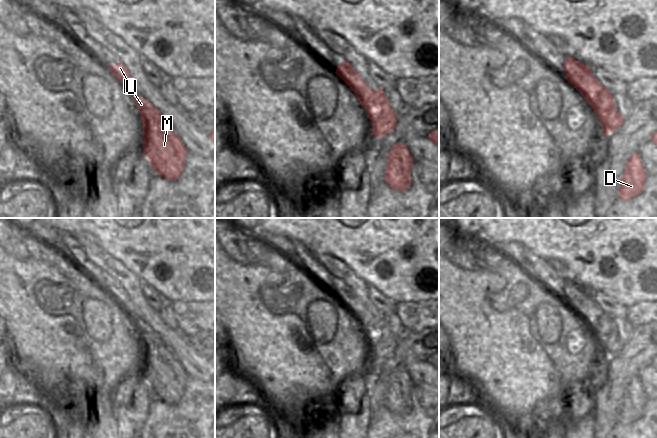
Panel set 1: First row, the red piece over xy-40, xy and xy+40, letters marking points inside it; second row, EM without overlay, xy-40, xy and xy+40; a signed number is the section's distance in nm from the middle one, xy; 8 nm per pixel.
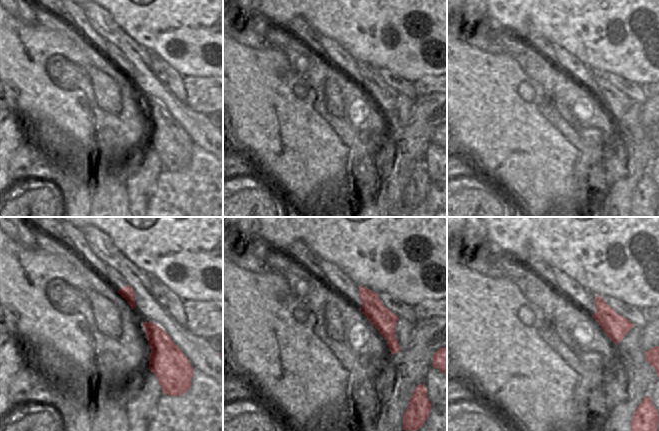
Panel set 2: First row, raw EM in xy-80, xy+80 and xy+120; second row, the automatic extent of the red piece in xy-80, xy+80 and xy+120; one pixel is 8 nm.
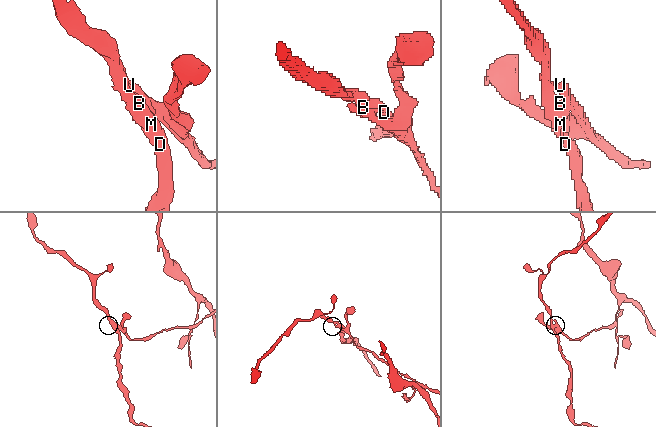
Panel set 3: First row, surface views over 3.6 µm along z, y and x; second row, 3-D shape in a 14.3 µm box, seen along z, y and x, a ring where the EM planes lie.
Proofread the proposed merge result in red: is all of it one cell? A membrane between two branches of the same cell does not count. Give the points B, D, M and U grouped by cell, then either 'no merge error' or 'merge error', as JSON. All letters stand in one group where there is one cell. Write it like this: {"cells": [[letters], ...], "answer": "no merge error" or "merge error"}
{"cells": [["B", "D", "M"], ["U"]], "answer": "merge error"}

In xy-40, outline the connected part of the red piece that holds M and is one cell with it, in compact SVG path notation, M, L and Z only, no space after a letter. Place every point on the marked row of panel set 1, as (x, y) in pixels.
M133 97L143 123L143 155L155 173L174 181L185 166L187 150L159 110L144 97Z

